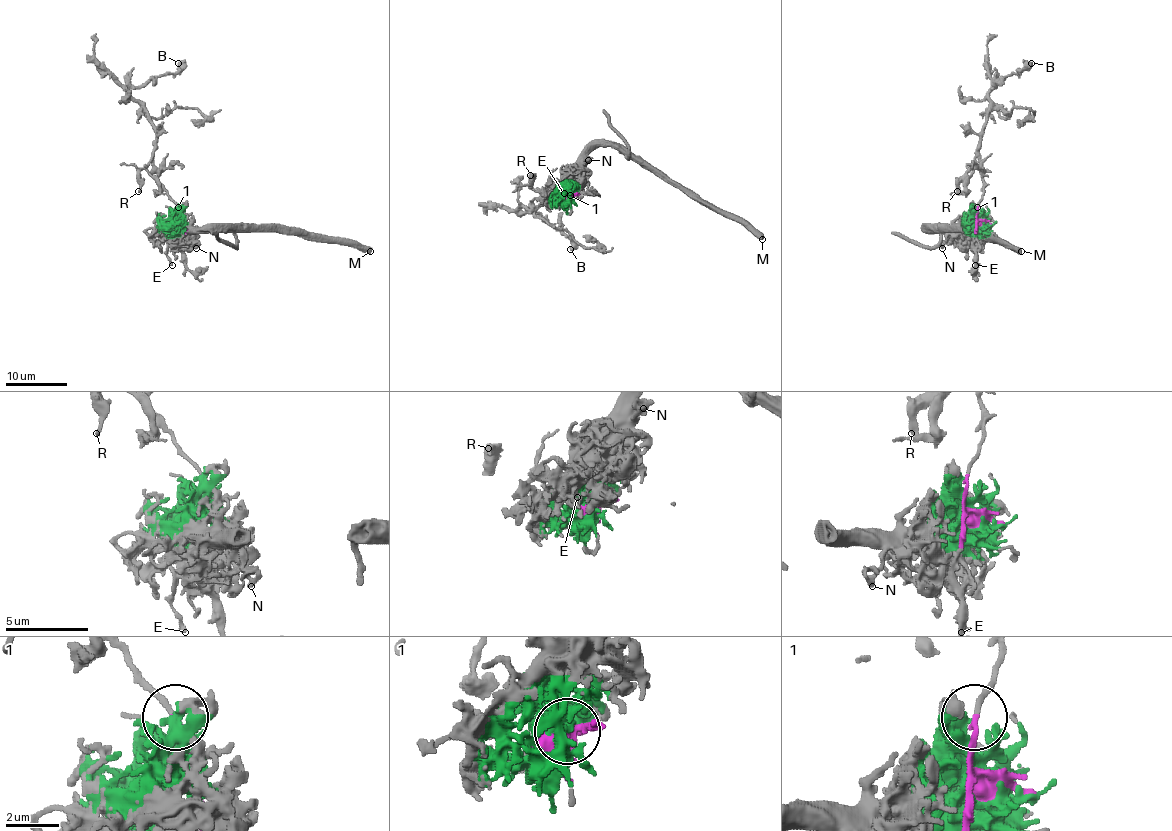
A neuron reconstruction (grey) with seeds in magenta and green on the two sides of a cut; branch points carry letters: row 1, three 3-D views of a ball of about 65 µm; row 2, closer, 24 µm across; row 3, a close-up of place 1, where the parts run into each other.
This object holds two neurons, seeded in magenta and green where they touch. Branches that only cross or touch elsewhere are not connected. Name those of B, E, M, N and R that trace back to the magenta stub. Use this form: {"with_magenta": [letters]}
{"with_magenta": ["B", "R"]}

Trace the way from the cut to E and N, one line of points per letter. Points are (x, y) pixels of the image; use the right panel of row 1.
E: (982, 221), (983, 231), (976, 242), (976, 265)
N: (982, 221), (966, 221), (947, 236), (942, 248)

